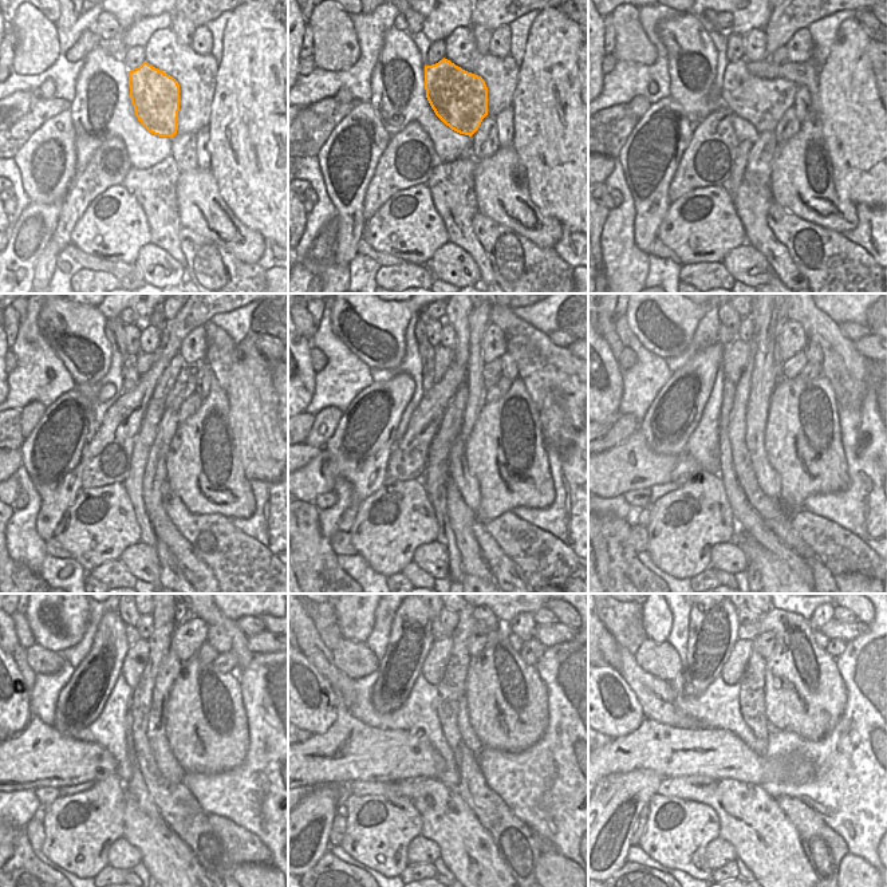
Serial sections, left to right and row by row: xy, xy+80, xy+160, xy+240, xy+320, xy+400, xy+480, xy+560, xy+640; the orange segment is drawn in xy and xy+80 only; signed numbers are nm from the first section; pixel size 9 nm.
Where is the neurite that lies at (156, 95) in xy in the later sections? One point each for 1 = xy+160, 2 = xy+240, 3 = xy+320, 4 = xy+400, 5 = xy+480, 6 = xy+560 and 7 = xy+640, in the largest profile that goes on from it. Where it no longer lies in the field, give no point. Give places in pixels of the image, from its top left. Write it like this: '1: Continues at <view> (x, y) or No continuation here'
1: Continues at xy+160 (761, 102)
2: Continues at xy+240 (186, 382)
3: Continues at xy+320 (492, 371)
4: Continues at xy+400 (789, 369)
5: Continues at xy+480 (207, 654)
6: Continues at xy+560 (515, 641)
7: Continues at xy+640 (822, 641)

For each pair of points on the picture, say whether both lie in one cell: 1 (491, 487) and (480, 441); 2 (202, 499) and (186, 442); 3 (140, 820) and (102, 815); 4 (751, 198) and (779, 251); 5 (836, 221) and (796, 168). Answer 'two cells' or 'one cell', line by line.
1: one cell
2: one cell
3: two cells
4: one cell
5: one cell

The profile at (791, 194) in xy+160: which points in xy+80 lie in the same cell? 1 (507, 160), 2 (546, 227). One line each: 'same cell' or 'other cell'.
1: same cell
2: same cell

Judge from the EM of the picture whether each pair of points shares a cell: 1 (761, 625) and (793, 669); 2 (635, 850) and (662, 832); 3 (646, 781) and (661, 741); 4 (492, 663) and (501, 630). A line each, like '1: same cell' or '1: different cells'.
1: same cell
2: different cells
3: different cells
4: same cell

